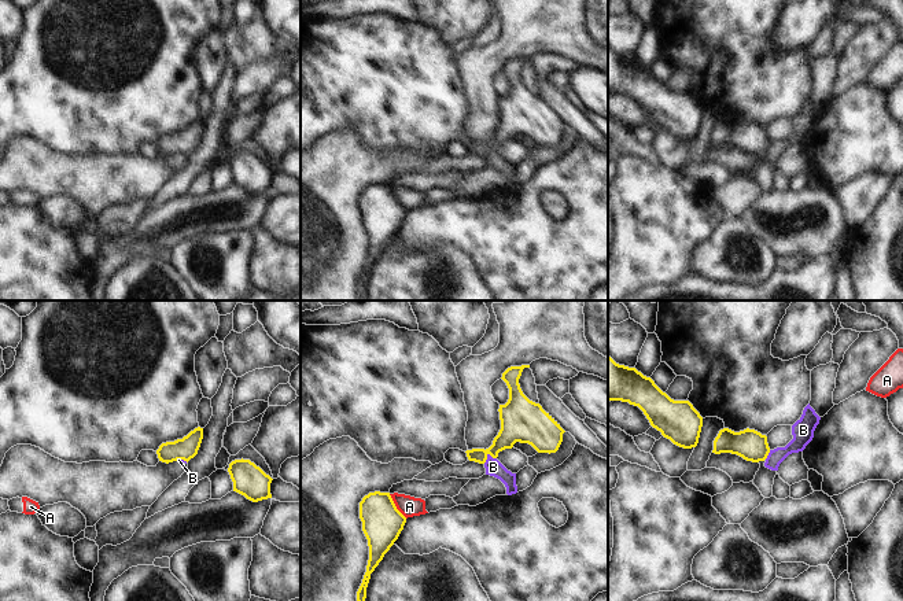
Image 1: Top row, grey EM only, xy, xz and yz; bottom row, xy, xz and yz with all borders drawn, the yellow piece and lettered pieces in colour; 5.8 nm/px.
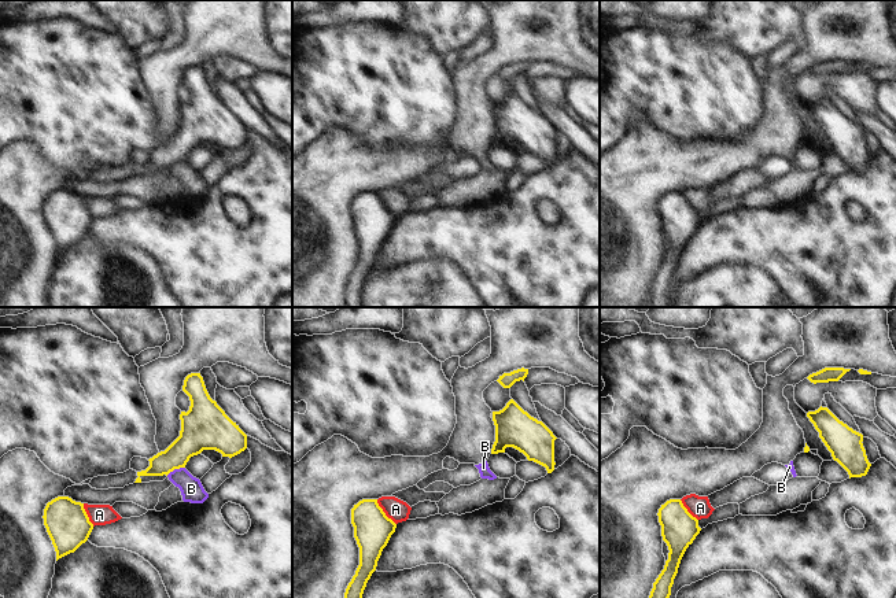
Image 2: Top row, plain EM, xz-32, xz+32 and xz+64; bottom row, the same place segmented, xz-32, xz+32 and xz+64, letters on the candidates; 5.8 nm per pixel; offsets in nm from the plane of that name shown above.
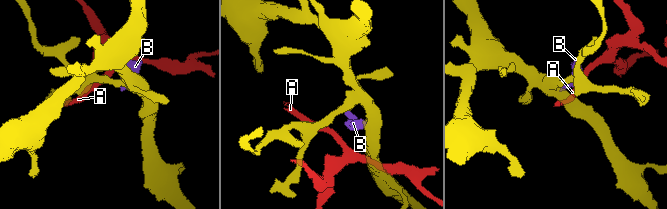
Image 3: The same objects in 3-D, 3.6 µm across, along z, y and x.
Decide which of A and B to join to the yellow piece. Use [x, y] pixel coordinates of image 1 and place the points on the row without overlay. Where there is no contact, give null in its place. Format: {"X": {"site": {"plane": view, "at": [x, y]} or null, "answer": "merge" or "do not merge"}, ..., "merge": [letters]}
{"A": {"site": {"plane": "xz", "at": [395, 199]}, "answer": "do not merge"}, "B": {"site": {"plane": "xz", "at": [486, 148]}, "answer": "do not merge"}, "merge": []}

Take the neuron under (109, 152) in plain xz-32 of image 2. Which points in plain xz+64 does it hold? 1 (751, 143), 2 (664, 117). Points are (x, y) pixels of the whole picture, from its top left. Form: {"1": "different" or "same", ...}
{"1": "different", "2": "same"}

